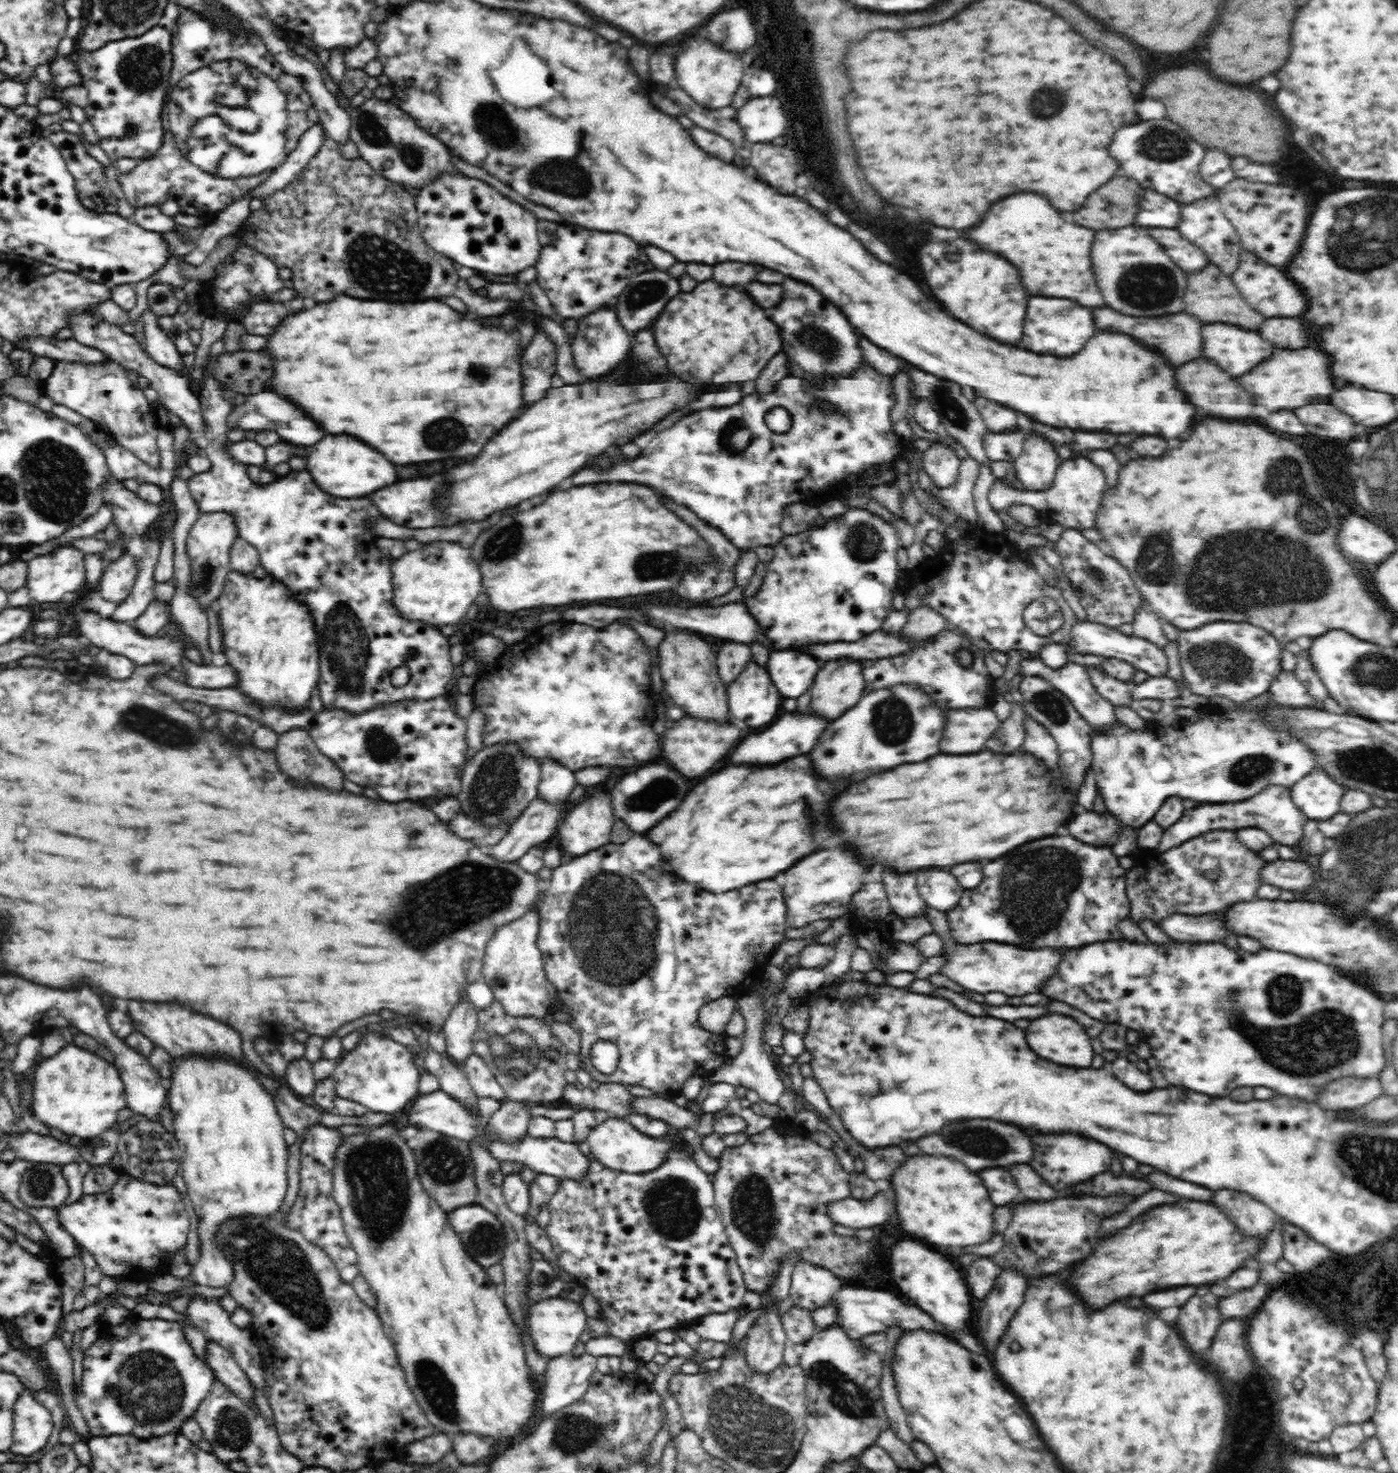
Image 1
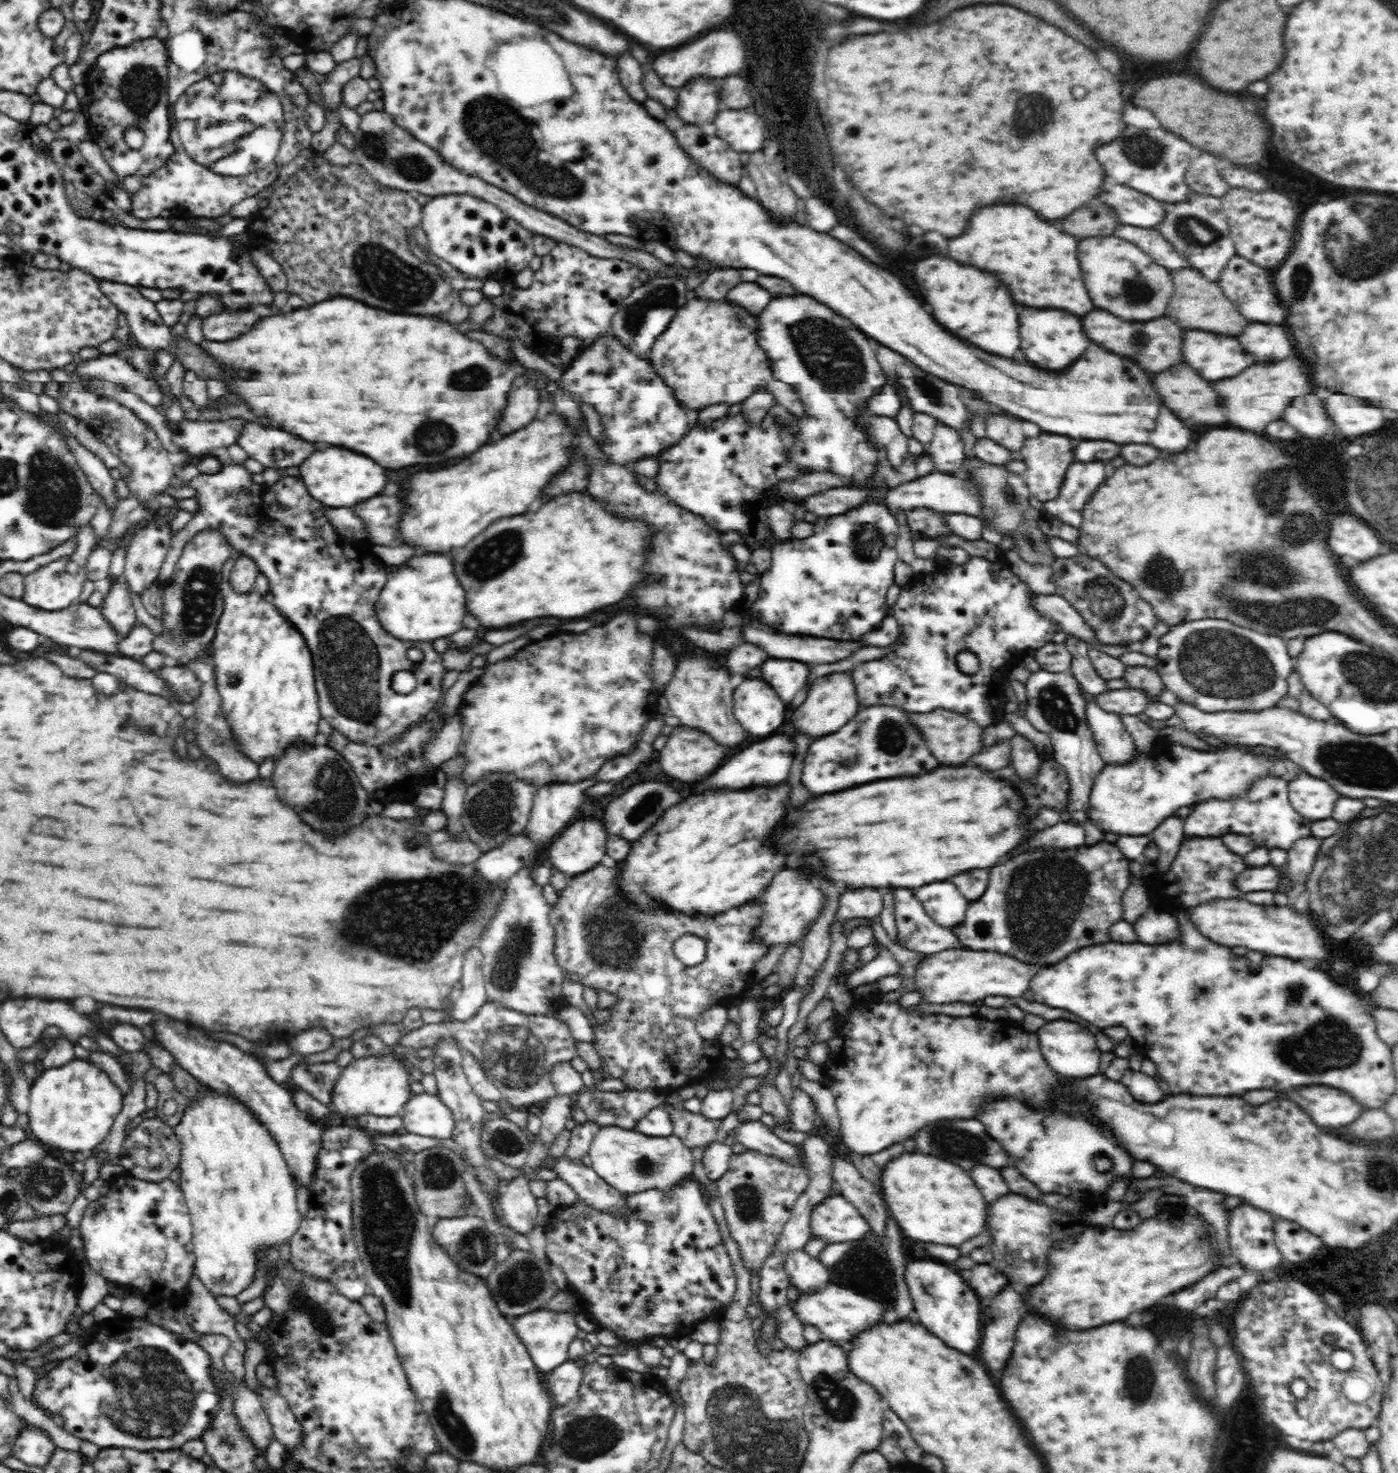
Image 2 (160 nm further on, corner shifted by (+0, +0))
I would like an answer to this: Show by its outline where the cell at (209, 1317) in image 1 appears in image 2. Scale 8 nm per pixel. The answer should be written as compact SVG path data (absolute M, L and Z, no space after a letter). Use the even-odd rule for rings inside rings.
M261 1387L259 1397L263 1409L273 1426L273 1436L286 1452L301 1445L302 1428L294 1413L289 1410L286 1399L280 1393Z

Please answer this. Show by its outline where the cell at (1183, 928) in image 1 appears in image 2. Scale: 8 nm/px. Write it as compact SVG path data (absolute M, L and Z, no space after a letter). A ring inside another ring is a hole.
M1148 908L1138 920L1132 923L1136 941L1147 944L1157 945L1166 944L1178 938L1178 922L1170 914L1158 912L1156 908Z

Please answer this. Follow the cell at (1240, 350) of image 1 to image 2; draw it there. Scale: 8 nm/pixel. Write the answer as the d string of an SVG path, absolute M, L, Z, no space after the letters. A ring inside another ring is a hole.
M1188 330L1188 336L1184 336L1184 362L1210 381L1240 374L1254 364L1254 358L1242 350L1236 338Z

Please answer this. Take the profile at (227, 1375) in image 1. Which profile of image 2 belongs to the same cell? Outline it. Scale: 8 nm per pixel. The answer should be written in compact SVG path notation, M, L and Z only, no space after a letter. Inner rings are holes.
M233 1382L231 1388L234 1389L233 1408L239 1425L265 1454L269 1444L274 1440L273 1426L263 1409L259 1395L250 1391L242 1382Z

